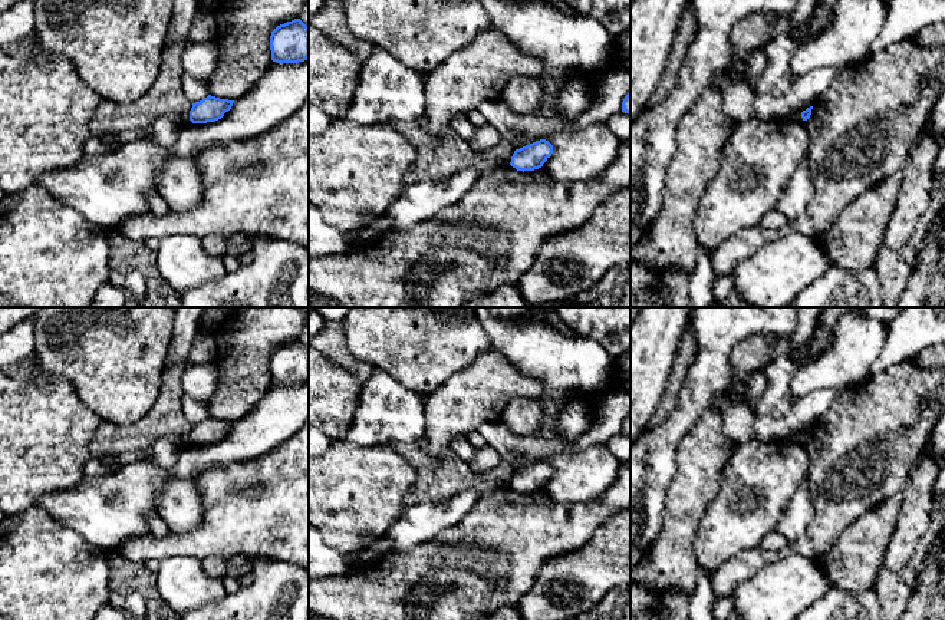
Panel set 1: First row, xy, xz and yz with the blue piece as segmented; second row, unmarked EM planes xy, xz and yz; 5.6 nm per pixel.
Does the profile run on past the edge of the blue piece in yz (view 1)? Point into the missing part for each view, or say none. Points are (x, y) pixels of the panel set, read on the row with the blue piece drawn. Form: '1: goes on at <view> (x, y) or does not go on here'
1: does not go on here

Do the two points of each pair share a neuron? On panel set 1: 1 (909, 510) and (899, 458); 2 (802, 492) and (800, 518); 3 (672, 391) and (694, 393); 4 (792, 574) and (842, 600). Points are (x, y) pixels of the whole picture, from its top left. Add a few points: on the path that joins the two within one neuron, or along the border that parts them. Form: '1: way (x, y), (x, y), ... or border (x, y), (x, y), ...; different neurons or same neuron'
1: border (922, 454), (899, 492); different neurons
2: way (802, 498), (800, 513); same neuron
3: border (692, 360), (687, 369), (678, 401), (662, 421); different neurons
4: border (832, 587), (810, 604); different neurons

